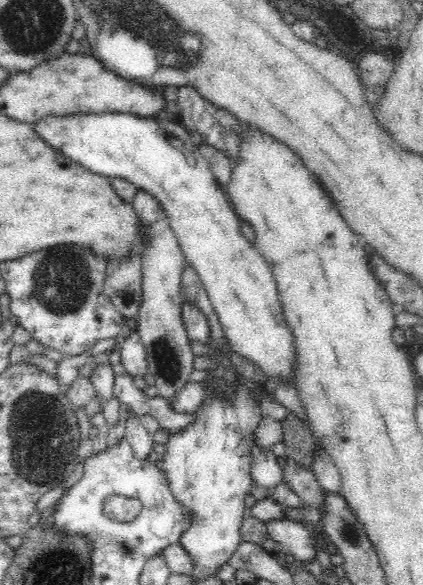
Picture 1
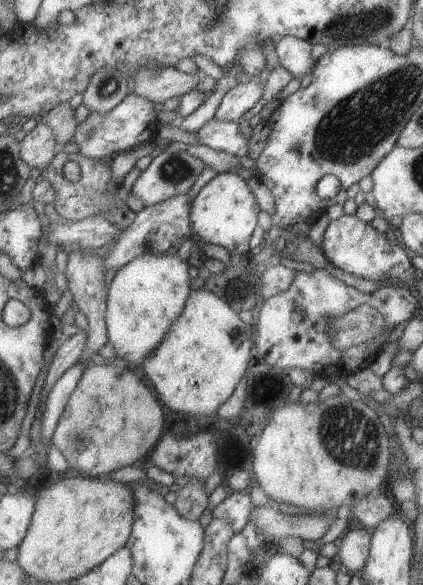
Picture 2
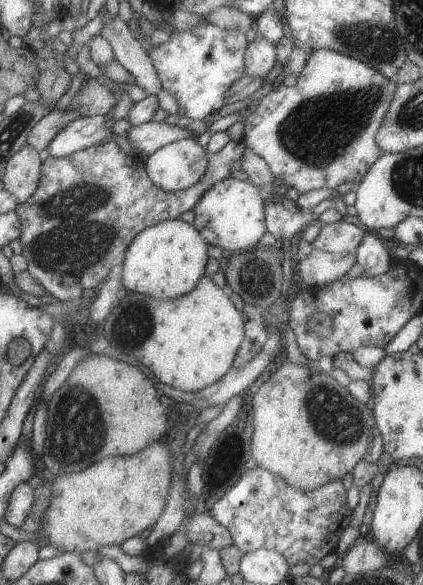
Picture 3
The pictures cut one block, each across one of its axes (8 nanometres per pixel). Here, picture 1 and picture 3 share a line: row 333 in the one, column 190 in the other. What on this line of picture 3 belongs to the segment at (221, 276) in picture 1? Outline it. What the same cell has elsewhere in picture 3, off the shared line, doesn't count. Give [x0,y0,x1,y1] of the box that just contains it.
[116,218,207,300]

